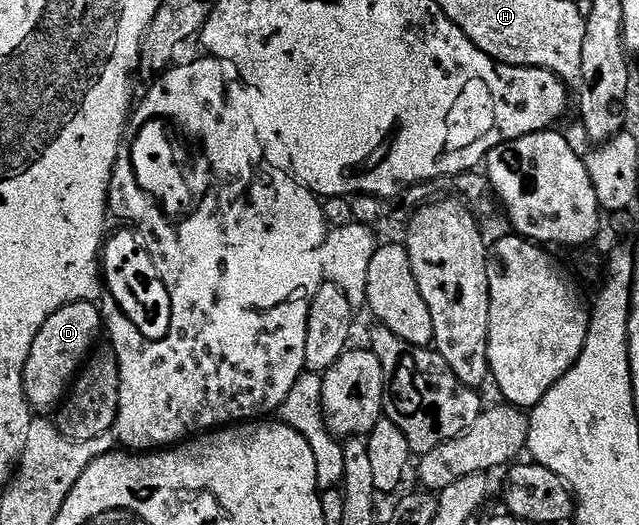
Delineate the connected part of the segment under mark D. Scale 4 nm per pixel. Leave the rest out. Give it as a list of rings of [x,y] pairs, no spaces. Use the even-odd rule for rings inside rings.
[[[93,301],[69,303],[45,319],[45,327],[41,327],[41,331],[37,331],[37,339],[33,339],[33,351],[29,351],[29,359],[25,359],[23,372],[25,395],[32,410],[54,410],[66,398],[77,374],[96,348],[95,336],[103,328],[103,314]]]

